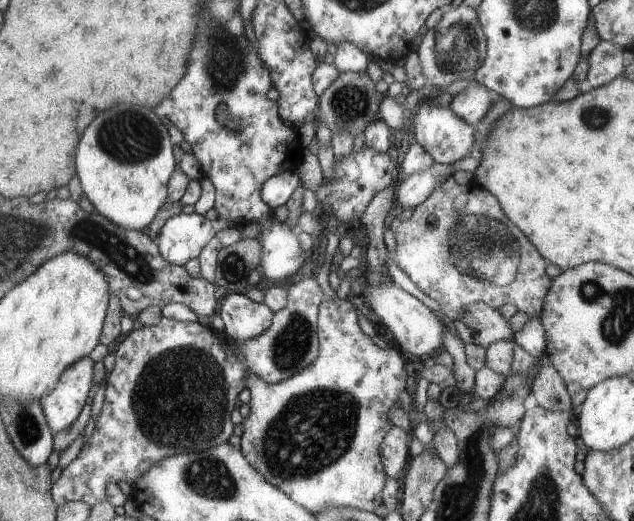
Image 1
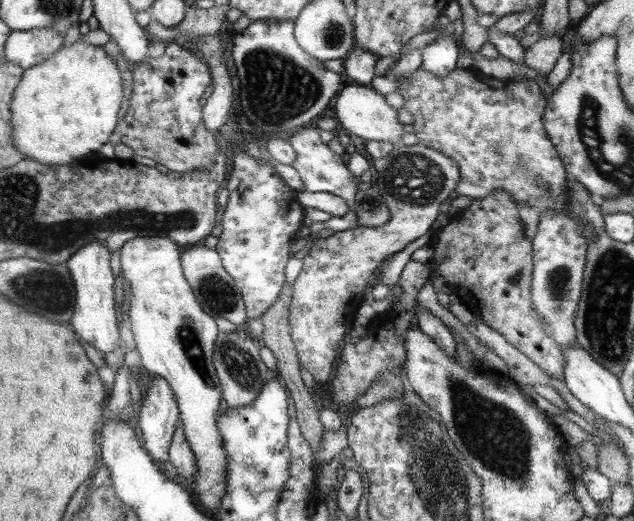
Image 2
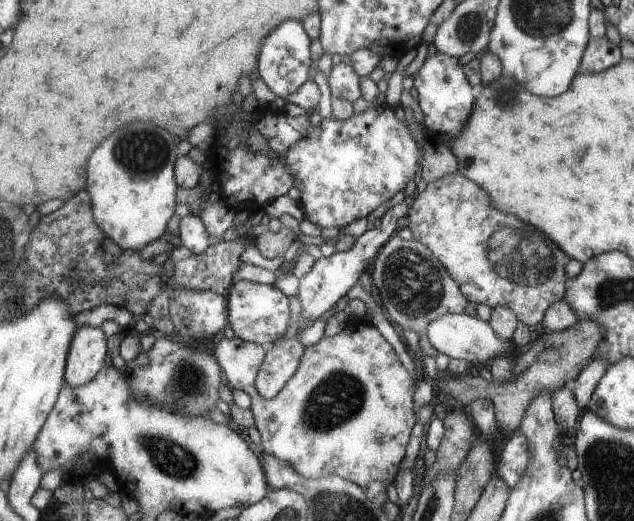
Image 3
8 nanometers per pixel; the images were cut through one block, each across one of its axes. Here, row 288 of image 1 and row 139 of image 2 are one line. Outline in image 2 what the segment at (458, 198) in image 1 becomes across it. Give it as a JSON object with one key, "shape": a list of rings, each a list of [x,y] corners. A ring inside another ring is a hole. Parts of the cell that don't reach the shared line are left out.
{"shape":[[[455,67],[447,76],[437,78],[431,72],[425,72],[422,68],[417,69],[415,72],[403,76],[393,76],[393,80],[399,81],[402,84],[399,89],[396,89],[403,98],[403,107],[413,115],[413,134],[418,138],[419,145],[425,148],[431,148],[435,152],[441,152],[442,155],[451,157],[458,166],[460,172],[460,180],[456,184],[453,196],[470,196],[473,199],[482,199],[485,195],[490,195],[494,190],[501,189],[508,192],[517,205],[525,203],[537,208],[540,208],[540,214],[543,211],[551,209],[557,213],[565,213],[568,216],[569,210],[565,208],[567,204],[567,194],[565,194],[565,172],[563,172],[563,162],[559,160],[560,155],[557,154],[555,146],[553,146],[549,136],[547,135],[544,123],[542,120],[543,112],[547,102],[539,96],[539,86],[535,81],[533,82],[515,82],[514,80],[499,81],[492,77],[485,76],[484,73],[475,68],[459,68]]]}

